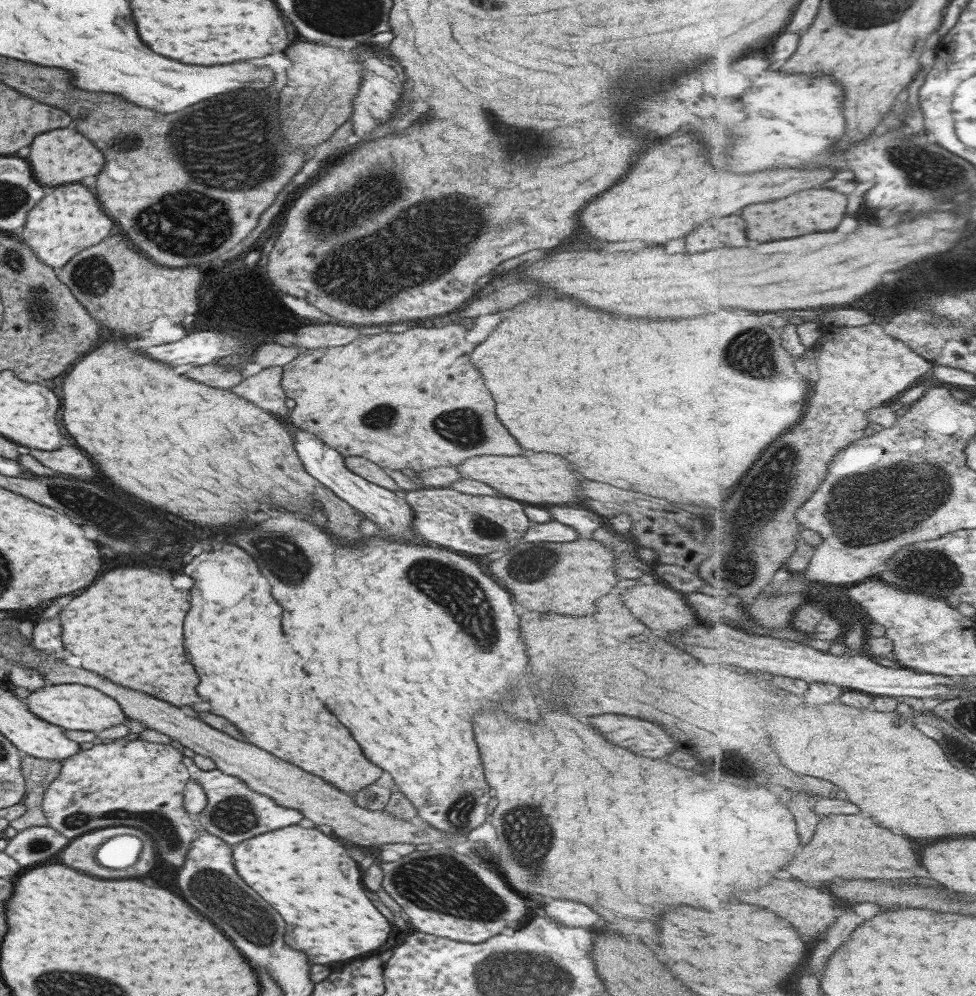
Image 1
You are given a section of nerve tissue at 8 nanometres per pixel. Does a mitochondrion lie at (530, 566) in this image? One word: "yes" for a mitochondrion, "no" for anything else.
yes

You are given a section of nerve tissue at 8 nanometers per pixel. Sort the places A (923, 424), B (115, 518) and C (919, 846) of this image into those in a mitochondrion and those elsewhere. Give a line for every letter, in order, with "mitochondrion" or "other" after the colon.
A: other
B: mitochondrion
C: other

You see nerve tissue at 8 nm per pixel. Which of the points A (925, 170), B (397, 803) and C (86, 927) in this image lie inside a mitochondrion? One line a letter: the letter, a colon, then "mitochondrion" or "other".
A: mitochondrion
B: other
C: other

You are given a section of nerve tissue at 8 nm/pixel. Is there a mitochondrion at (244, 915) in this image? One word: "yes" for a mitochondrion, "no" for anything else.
yes

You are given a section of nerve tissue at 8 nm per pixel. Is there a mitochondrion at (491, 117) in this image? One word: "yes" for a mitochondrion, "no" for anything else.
yes

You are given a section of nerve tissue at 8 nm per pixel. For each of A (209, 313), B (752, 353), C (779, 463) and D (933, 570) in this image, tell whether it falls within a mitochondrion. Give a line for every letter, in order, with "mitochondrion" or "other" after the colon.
A: other
B: mitochondrion
C: mitochondrion
D: mitochondrion

